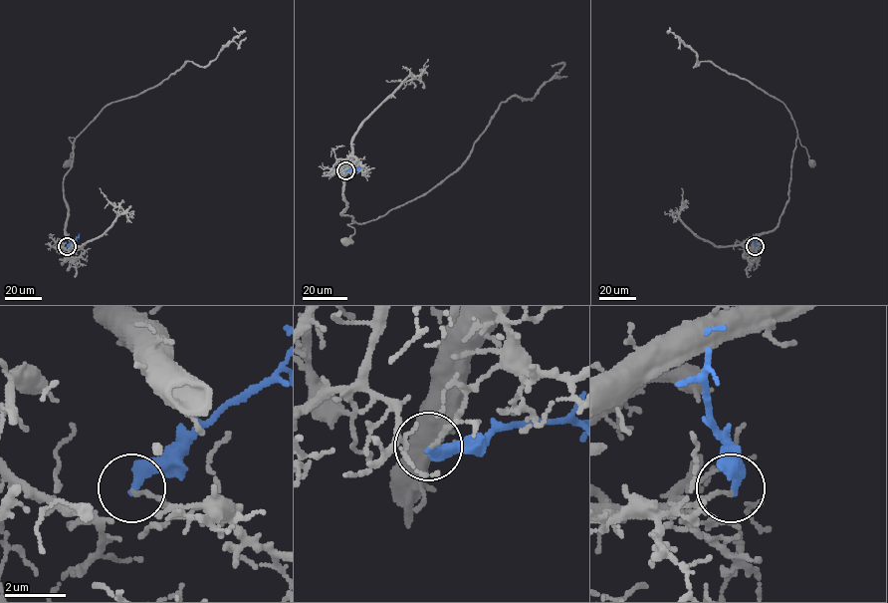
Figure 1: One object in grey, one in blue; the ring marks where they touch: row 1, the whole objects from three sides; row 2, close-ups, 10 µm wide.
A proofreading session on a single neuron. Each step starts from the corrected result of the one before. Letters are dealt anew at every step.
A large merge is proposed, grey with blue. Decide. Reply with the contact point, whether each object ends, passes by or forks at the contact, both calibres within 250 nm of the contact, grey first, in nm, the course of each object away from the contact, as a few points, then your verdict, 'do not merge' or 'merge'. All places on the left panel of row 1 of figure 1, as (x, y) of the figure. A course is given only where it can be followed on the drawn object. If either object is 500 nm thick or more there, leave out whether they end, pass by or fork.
(67, 246) | grey ends | blue ends | 120/400 nm | grey via (67, 246), (72, 242), (65, 231), (63, 178), (72, 163), (74, 138), (69, 138), (74, 147), (67, 163) | blue via (67, 246), (78, 234) | do not merge

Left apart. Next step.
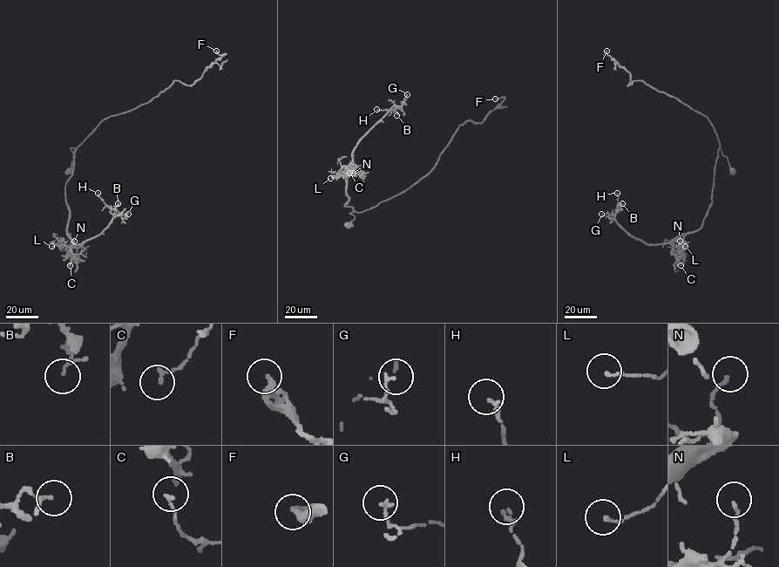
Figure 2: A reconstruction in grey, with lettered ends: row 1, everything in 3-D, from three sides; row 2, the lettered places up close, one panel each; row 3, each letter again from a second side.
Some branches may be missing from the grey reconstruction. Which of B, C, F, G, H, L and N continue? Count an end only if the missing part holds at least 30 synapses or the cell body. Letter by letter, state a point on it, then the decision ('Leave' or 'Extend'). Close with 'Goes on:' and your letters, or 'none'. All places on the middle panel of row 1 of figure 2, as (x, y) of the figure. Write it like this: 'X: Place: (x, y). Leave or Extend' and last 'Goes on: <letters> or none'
B: Place: (396, 115). Leave
C: Place: (349, 173). Leave
F: Place: (495, 99). Leave
G: Place: (407, 94). Leave
H: Place: (376, 109). Leave
L: Place: (330, 178). Leave
N: Place: (353, 173). Leave
Goes on: none

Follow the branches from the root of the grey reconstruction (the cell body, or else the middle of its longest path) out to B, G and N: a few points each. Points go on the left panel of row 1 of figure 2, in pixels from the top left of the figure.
B: (69, 171), (74, 148), (64, 188), (67, 233), (74, 244), (98, 236), (118, 214), (118, 203)
G: (69, 171), (74, 148), (64, 188), (67, 233), (74, 244), (128, 214)
N: (69, 171), (75, 156), (70, 148), (74, 148), (73, 174), (64, 188), (67, 233), (72, 246), (74, 241)

